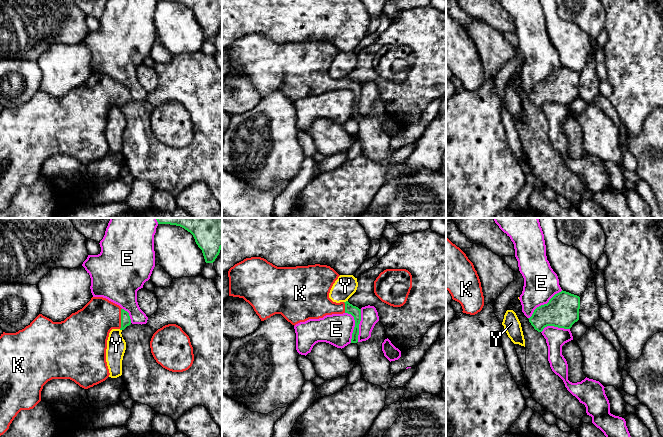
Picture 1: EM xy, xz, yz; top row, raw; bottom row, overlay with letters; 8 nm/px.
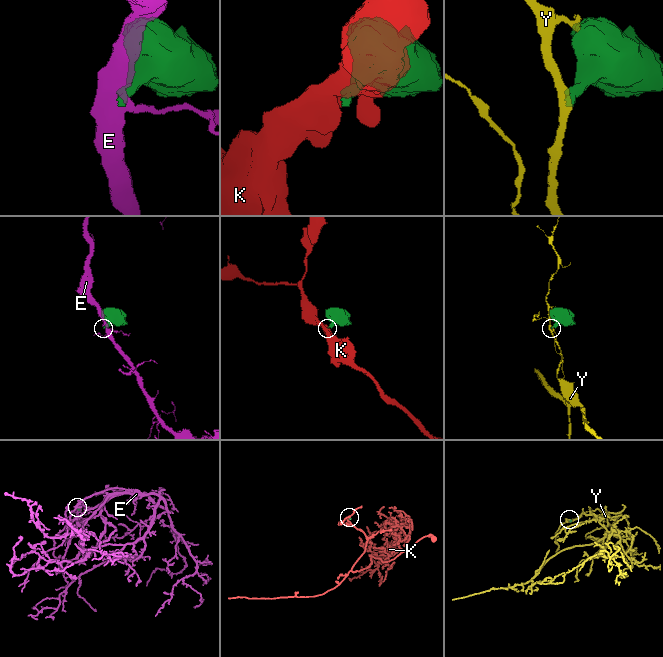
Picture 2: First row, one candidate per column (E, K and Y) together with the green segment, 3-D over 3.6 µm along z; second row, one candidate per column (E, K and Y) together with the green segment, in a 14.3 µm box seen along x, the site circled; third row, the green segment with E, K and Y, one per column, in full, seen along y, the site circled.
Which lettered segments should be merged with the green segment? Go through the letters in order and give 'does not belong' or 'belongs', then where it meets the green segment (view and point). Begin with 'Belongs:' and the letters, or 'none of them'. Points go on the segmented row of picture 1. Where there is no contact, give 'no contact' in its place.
Belongs: K
E: does not belong; meets green in yz at (544, 304)
K: belongs; meets green in xy at (121, 318)
Y: does not belong; meets green in xz at (346, 301)

